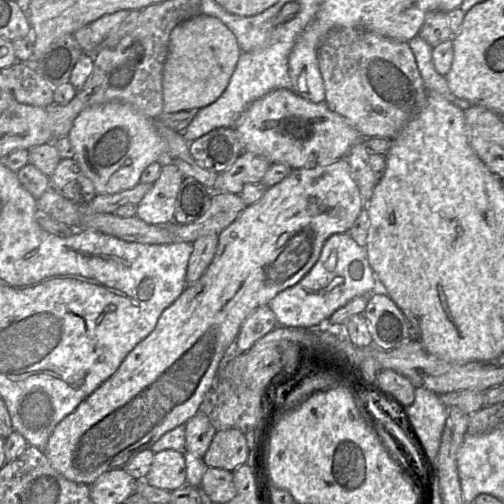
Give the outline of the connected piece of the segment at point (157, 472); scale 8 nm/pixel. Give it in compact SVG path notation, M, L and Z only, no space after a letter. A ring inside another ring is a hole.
M172 449L155 453L150 470L144 480L153 487L169 492L186 485L184 453Z

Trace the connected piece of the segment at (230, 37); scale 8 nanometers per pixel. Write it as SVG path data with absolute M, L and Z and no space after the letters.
M201 13L178 24L170 34L163 69L163 114L197 111L215 102L227 88L241 52L235 35L214 16Z

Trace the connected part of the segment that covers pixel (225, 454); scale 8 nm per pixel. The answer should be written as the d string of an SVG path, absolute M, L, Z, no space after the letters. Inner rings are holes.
M231 428L216 431L202 459L207 467L234 471L247 462L248 455L245 434Z

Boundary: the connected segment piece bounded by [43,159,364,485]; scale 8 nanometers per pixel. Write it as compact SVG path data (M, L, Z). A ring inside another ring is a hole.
M339 159L328 165L292 170L281 182L268 188L258 202L246 206L237 219L218 235L215 255L203 275L192 285L186 286L181 295L161 313L154 330L134 347L116 372L56 425L43 450L51 466L70 481L91 485L103 473L124 468L136 454L149 449L165 433L177 426L185 425L199 411L205 395L214 387L219 364L227 349L234 345L241 325L248 315L256 308L268 305L281 291L298 283L319 259L325 241L333 234L347 233L363 207L364 201L346 159Z

